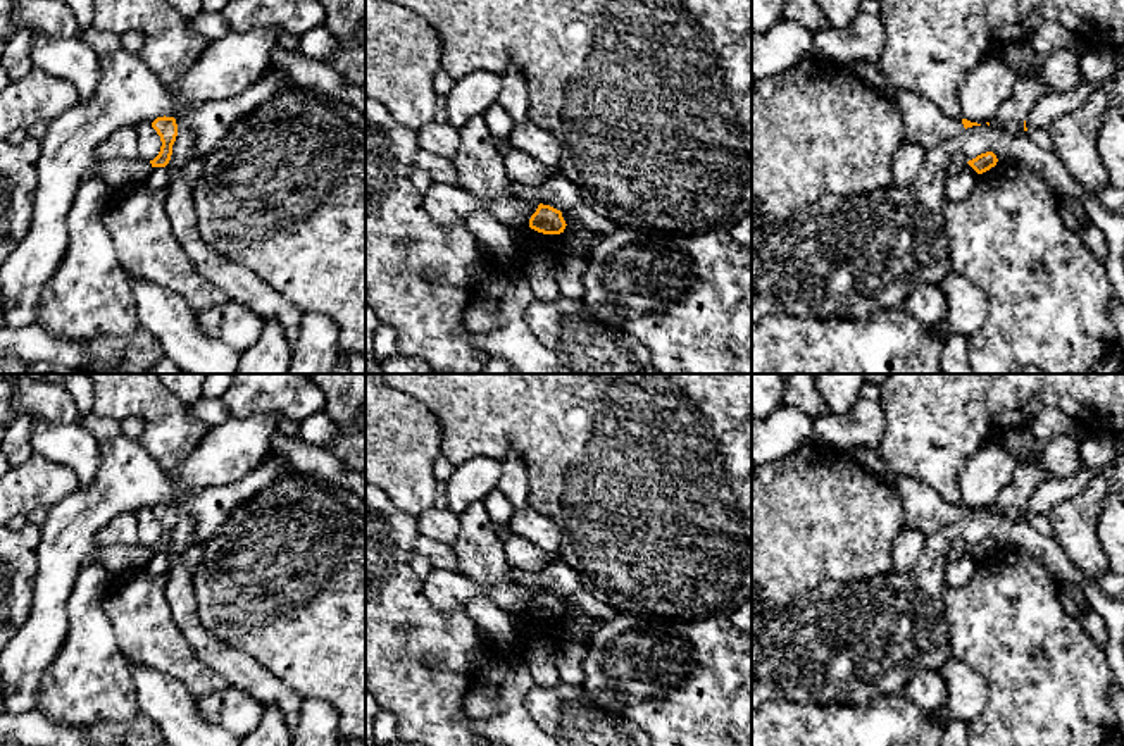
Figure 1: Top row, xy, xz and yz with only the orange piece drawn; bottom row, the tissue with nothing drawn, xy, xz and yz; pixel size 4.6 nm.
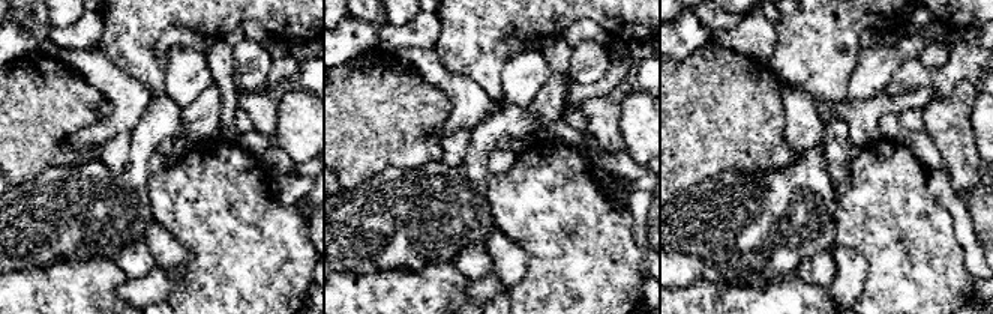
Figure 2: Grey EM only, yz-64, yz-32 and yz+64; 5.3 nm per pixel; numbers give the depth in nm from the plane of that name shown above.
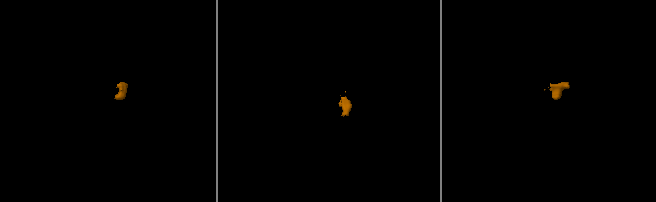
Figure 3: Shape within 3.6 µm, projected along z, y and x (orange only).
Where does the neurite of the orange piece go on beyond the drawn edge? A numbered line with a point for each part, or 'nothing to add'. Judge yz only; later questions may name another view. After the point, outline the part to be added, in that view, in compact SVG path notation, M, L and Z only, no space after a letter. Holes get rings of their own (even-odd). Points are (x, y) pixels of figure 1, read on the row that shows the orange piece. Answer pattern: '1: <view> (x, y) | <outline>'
1: yz (1049, 107) | M1083 81L1069 93L1050 93L1041 96L1026 115L1026 127L1048 129L1057 117L1074 112L1095 88Z
2: yz (923, 123) | M853 62L843 67L855 72L871 90L893 102L902 119L900 145L903 141L914 141L931 148L964 133L965 127L962 124L962 117L948 119L924 96L890 88L879 62Z

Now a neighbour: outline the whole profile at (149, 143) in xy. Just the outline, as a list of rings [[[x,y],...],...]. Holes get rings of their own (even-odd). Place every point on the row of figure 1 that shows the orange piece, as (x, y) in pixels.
[[[150,122],[134,124],[133,127],[136,131],[138,157],[143,160],[153,160],[162,146],[160,136]]]

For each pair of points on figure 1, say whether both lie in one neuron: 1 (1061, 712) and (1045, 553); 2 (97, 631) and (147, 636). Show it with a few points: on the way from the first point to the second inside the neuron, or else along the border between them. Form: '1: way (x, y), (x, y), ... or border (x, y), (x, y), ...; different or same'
1: border (1012, 547), (1019, 547), (1035, 557), (1061, 584); different
2: border (104, 593), (104, 612), (123, 655), (130, 662); different

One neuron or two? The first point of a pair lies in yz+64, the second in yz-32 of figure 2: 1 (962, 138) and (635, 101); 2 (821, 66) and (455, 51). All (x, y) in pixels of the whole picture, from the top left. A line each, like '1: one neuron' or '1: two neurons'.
1: two neurons
2: one neuron

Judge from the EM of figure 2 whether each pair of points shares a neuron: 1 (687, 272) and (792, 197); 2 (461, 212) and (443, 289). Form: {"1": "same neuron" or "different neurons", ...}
{"1": "same neuron", "2": "different neurons"}

